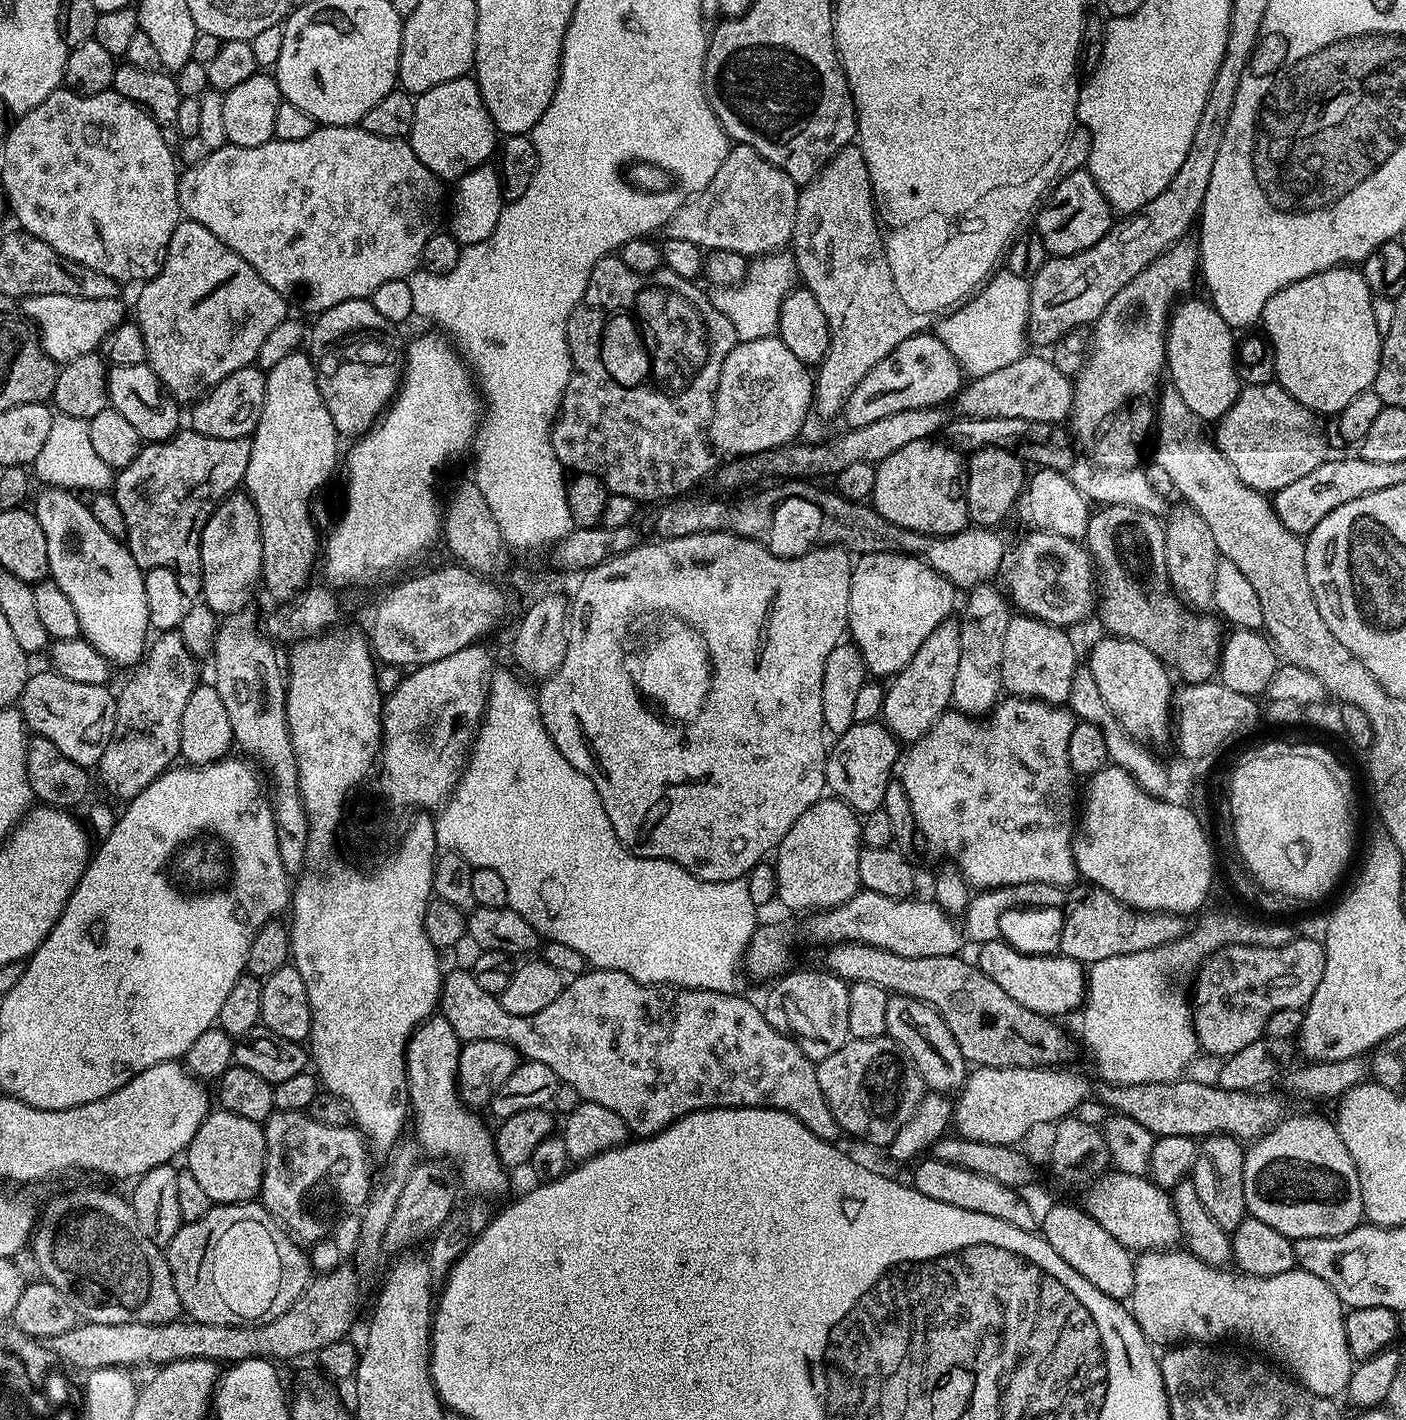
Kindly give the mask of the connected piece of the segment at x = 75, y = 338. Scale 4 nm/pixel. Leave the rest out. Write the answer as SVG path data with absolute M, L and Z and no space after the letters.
M42 294L25 296L19 301L19 311L34 325L40 345L50 359L67 362L87 352L96 352L102 338L114 330L114 326L125 323L123 299L78 298L70 294Z

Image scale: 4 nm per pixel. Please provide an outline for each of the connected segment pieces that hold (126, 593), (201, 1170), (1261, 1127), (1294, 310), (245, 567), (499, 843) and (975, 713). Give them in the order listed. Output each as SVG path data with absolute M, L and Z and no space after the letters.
M40 490L36 496L34 511L42 526L42 534L48 539L48 576L62 586L62 594L74 602L74 614L80 619L80 635L87 638L96 649L104 653L113 665L135 665L143 660L146 651L144 628L144 572L136 567L134 558L128 554L127 547L122 546L80 504L68 490Z
M223 1110L209 1111L198 1134L188 1144L186 1171L194 1174L202 1190L210 1194L213 1205L246 1204L260 1194L264 1177L264 1130L250 1118L238 1118Z
M1181 1078L1169 1084L1106 1084L1097 1083L1096 1096L1112 1108L1113 1113L1128 1116L1141 1126L1146 1126L1152 1135L1190 1136L1233 1136L1241 1142L1251 1142L1265 1136L1282 1119L1280 1104L1272 1096L1264 1094L1237 1094L1225 1092L1219 1086L1207 1088L1196 1080Z
M1352 266L1331 268L1278 290L1278 294L1266 302L1262 317L1263 331L1272 341L1276 355L1275 383L1281 384L1295 400L1302 402L1302 406L1317 414L1340 412L1350 407L1367 388L1369 391L1376 383L1382 343L1382 324L1376 321L1372 300L1374 294L1363 271Z
M237 490L210 514L200 535L202 600L217 614L243 611L262 580L262 534L258 510L247 491Z
M497 671L493 675L492 687L488 689L488 707L484 709L484 718L480 721L480 730L476 733L476 742L472 745L468 763L464 765L464 773L460 775L452 795L444 801L434 816L437 845L441 849L456 852L462 858L466 858L466 862L473 868L489 868L496 871L502 877L502 882L506 882L508 907L522 914L522 918L526 918L530 926L534 926L536 933L545 941L553 940L554 943L561 944L562 947L569 948L580 956L585 956L592 963L589 965L593 969L605 968L624 972L630 978L637 980L639 984L735 993L739 989L736 987L740 984L740 976L736 971L741 971L744 952L748 949L748 944L758 927L758 921L756 921L758 905L750 898L747 879L726 882L699 880L697 876L675 864L673 860L635 856L620 841L618 834L614 834L614 826L610 818L606 818L606 810L602 806L602 798L598 798L598 790L594 782L590 782L590 778L586 778L582 770L570 766L570 762L562 758L562 750L554 746L552 736L542 722L537 693L533 689L531 692L523 684L525 681L515 671L512 672Z
M977 586L967 593L968 605L960 620L962 651L954 677L952 704L955 711L973 718L987 717L1001 699L1002 638L1006 638L1006 626L1010 626L1014 615L1007 595L999 587L992 587L996 586Z

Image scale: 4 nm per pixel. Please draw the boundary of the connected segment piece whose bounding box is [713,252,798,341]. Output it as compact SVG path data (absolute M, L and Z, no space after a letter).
M786 252L768 253L757 257L748 268L743 283L735 288L719 289L713 295L713 304L730 318L739 341L754 341L777 333L778 314L781 302L787 292L797 283L796 261Z

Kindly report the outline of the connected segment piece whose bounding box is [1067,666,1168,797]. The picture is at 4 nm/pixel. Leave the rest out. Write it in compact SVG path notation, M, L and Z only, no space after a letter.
M1086 666L1077 667L1067 707L1072 715L1076 717L1077 721L1085 720L1102 730L1102 734L1106 738L1108 759L1113 765L1128 771L1135 778L1137 786L1150 795L1159 797L1161 794L1164 794L1164 791L1168 788L1168 772L1164 769L1163 762L1152 753L1155 751L1149 745L1135 740L1116 721L1114 714L1106 706L1106 701L1102 699L1102 693L1098 691L1098 682L1094 682L1094 674L1090 674L1090 670Z

